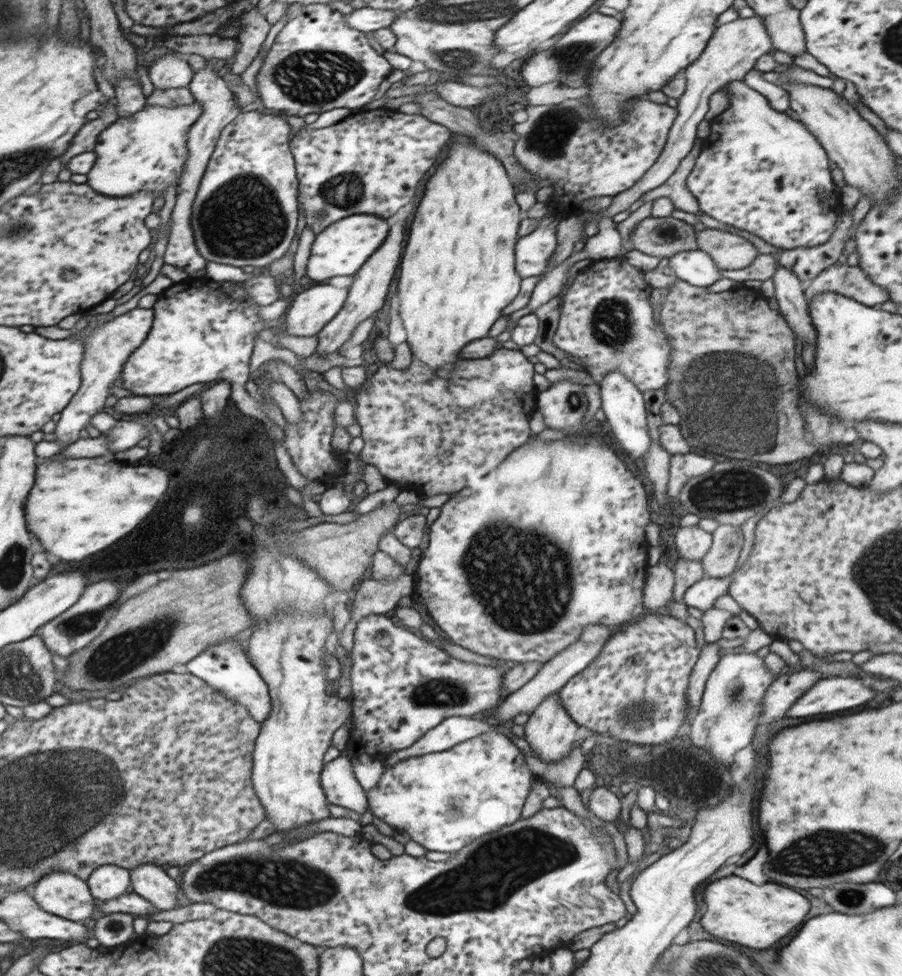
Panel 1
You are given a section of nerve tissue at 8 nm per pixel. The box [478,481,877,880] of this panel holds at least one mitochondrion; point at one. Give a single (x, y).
(733, 693)

